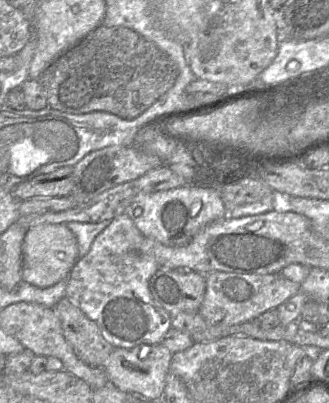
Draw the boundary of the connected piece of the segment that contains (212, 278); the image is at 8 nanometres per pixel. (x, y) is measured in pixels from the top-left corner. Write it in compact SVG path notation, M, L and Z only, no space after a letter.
M212 271L206 274L205 278L205 295L198 312L213 326L232 326L252 321L265 311L277 308L301 290L301 284L286 278L281 272L245 274Z

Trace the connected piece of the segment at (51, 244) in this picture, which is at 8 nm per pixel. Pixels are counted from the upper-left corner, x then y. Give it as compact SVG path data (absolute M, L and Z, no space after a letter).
M66 223L39 224L27 230L22 244L22 281L40 288L69 277L78 259L78 243Z

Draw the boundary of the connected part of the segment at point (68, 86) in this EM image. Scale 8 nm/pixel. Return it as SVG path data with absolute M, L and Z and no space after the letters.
M101 25L55 60L38 81L46 94L47 106L54 110L66 114L104 111L123 119L133 119L171 89L178 75L179 67L170 55L141 34L124 26Z

